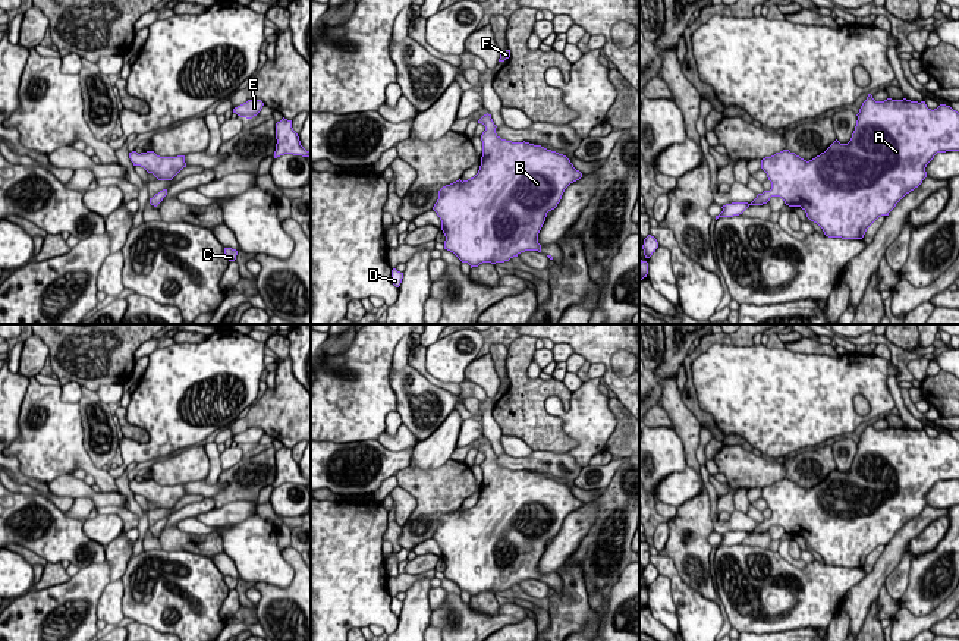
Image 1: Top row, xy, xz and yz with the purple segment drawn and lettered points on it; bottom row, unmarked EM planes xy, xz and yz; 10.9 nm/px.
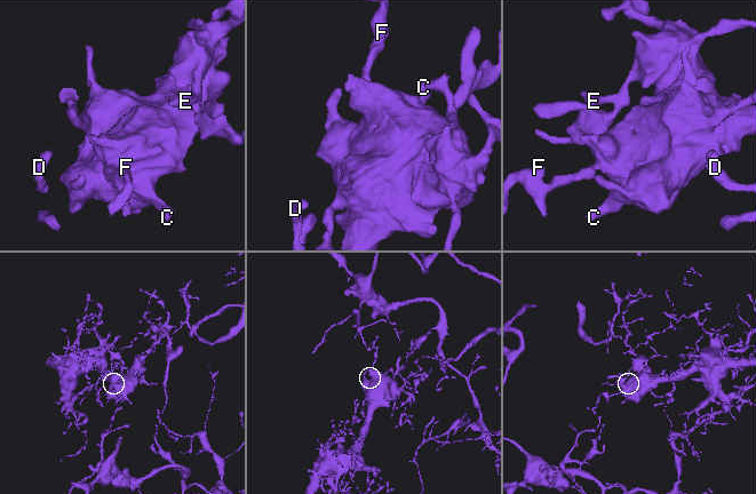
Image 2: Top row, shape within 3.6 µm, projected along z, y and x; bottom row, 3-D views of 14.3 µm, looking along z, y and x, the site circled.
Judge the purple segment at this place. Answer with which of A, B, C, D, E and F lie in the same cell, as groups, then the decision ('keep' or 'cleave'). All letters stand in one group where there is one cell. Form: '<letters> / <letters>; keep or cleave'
A B C D E / F; cleave

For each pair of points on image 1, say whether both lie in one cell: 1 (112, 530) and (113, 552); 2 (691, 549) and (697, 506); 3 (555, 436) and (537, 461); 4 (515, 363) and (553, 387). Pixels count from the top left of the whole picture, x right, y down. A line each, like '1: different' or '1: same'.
1: different
2: same
3: different
4: same

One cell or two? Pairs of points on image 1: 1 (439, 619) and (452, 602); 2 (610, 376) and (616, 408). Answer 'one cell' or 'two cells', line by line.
1: one cell
2: two cells

